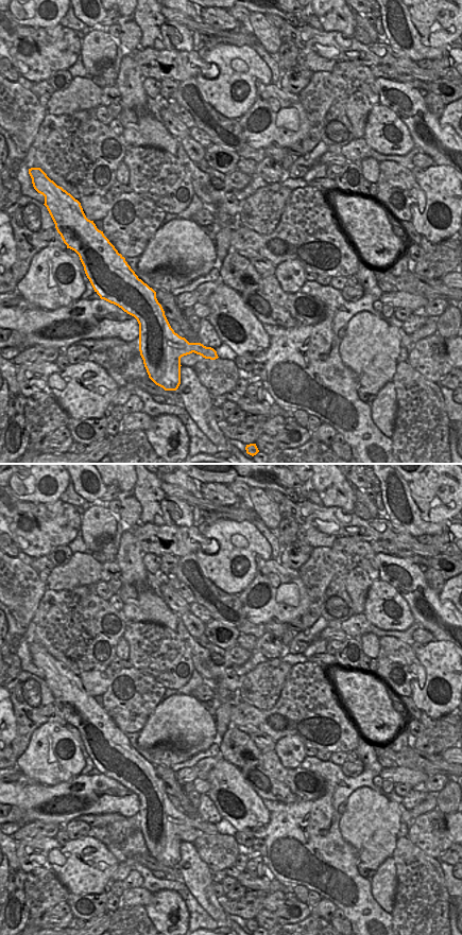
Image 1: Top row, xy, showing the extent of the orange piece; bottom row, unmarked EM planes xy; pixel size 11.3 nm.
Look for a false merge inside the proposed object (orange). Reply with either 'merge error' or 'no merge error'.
no merge error

